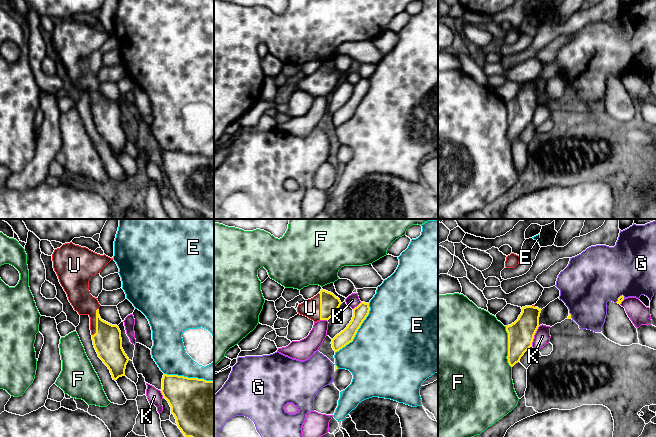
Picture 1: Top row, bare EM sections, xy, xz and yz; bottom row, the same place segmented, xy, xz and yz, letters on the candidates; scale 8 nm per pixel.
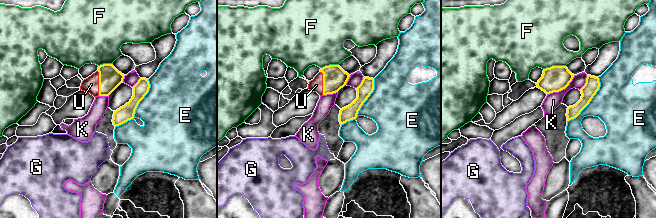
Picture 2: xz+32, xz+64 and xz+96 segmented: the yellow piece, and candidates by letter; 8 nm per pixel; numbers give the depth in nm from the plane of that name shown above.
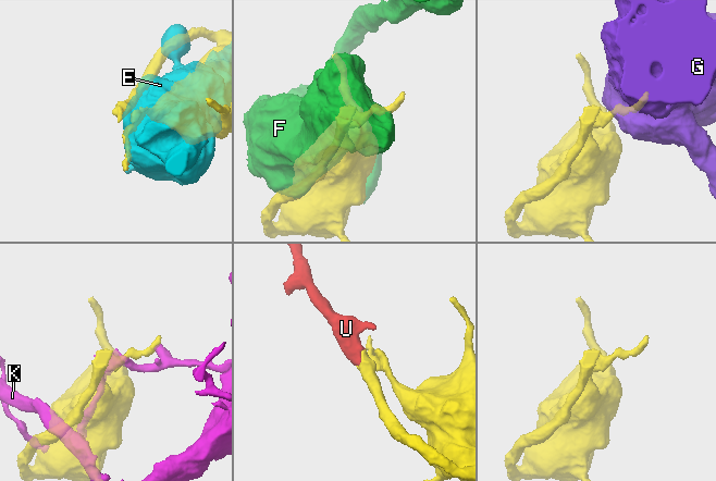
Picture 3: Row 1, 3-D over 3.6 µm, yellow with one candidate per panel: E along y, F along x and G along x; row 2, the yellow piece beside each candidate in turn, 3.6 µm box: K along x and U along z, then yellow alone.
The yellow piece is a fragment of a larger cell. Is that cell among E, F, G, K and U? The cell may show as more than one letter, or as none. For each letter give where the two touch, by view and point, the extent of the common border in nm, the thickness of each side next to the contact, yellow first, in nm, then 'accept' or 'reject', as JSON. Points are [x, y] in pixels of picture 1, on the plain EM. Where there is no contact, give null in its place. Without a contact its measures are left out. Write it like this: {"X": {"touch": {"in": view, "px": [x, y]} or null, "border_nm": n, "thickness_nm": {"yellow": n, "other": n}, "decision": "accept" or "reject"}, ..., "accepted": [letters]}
{"E": {"touch": {"in": "xz", "px": [357, 106]}, "border_nm": 480, "thickness_nm": {"yellow": 120, "other": 500}, "decision": "reject"}, "F": {"touch": {"in": "yz", "px": [508, 123]}, "border_nm": 340, "thickness_nm": {"yellow": 220, "other": 500}, "decision": "reject"}, "G": {"touch": {"in": "yz", "px": [619, 73]}, "border_nm": 90, "thickness_nm": {"yellow": 50, "other": 460}, "decision": "reject"}, "K": {"touch": {"in": "yz", "px": [533, 112]}, "border_nm": 170, "thickness_nm": {"yellow": 220, "other": 130}, "decision": "reject"}, "U": {"touch": {"in": "xy", "px": [96, 98]}, "border_nm": 220, "thickness_nm": {"yellow": 240, "other": 180}, "decision": "accept"}, "accepted": ["U"]}

